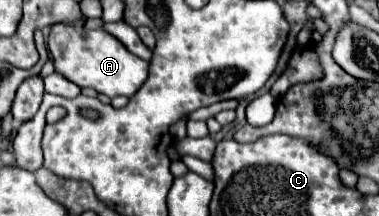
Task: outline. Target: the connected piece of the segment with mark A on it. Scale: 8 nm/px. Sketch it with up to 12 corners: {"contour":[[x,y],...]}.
{"contour":[[54,25],[56,73],[110,99],[132,97],[148,61],[102,29]]}

